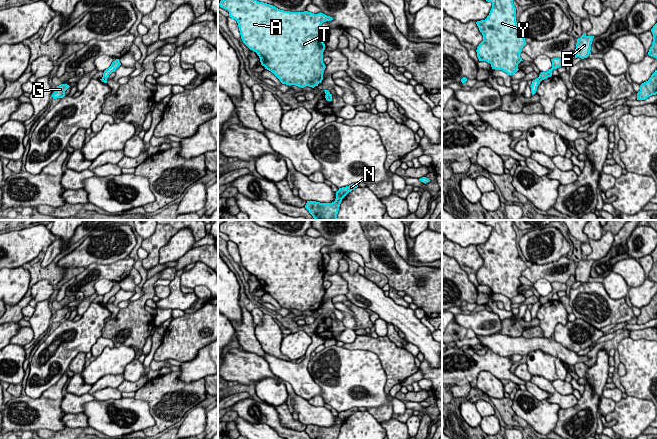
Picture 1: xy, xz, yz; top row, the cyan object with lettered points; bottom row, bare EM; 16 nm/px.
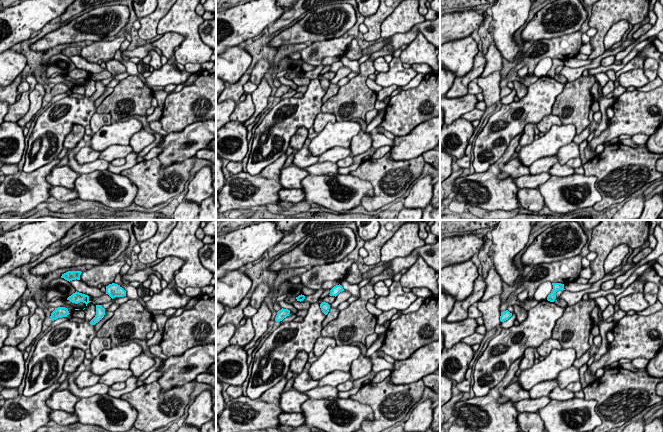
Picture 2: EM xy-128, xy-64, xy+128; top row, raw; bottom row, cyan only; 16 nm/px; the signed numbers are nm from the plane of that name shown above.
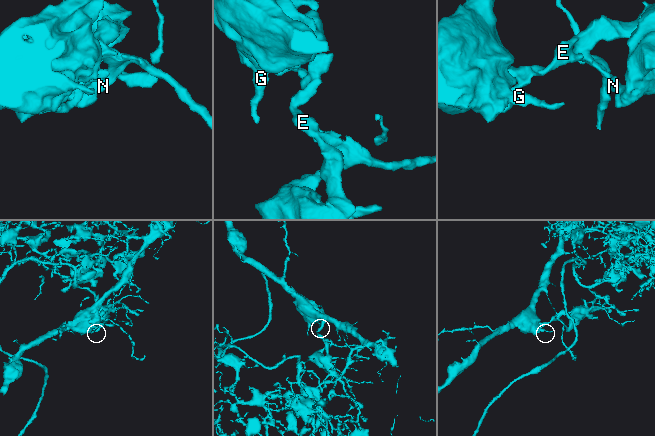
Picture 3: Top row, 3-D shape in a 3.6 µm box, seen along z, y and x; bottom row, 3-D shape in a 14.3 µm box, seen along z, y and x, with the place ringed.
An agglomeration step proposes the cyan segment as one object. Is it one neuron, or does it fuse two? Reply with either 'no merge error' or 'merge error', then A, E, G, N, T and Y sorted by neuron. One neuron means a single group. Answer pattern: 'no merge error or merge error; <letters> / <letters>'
merge error; A G T Y / E N

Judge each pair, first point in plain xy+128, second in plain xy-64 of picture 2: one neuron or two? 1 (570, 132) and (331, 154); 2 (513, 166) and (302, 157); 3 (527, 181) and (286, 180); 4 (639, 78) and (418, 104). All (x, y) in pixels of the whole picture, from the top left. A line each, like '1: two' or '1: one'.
1: two
2: one
3: one
4: two

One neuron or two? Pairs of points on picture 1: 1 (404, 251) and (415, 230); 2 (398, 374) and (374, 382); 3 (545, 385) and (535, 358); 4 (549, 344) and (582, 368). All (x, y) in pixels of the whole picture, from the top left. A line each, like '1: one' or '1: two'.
1: two
2: two
3: two
4: two

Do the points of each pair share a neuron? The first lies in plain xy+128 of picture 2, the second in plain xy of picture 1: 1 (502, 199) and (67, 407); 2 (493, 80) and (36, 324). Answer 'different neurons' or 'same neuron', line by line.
1: different neurons
2: same neuron

